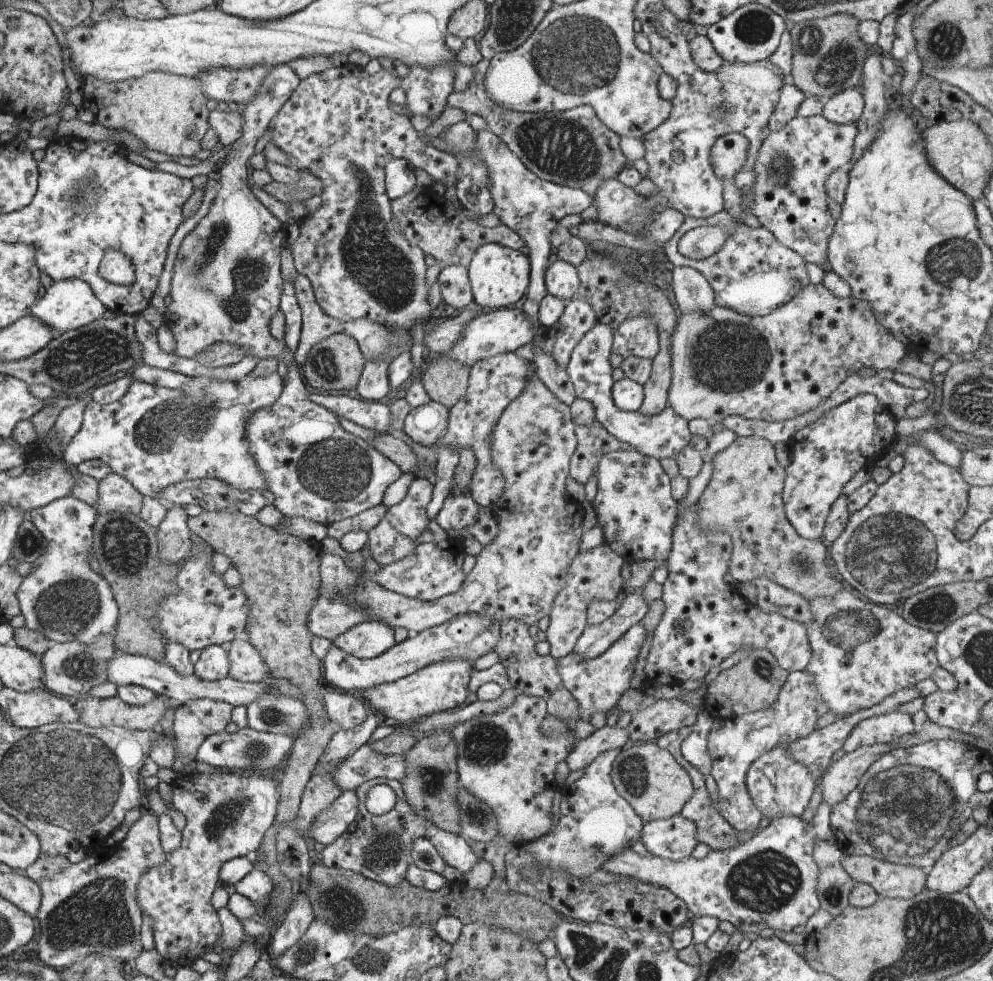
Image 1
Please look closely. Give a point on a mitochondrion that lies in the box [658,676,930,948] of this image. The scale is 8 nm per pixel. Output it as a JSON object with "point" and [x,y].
{"point":[764,881]}

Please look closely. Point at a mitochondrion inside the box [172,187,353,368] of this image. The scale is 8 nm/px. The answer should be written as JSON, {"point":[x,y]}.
{"point":[248,275]}

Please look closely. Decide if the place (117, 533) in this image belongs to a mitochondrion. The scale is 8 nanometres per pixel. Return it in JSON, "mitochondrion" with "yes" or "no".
{"mitochondrion":"yes"}

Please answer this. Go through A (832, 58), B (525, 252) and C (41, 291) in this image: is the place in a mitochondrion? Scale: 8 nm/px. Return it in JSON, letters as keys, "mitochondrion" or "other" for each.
{"A":"mitochondrion","B":"other","C":"other"}

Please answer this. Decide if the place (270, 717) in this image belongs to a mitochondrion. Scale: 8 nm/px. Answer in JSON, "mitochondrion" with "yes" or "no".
{"mitochondrion":"yes"}

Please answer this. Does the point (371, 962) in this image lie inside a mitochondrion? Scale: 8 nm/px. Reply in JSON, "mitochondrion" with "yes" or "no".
{"mitochondrion":"yes"}

